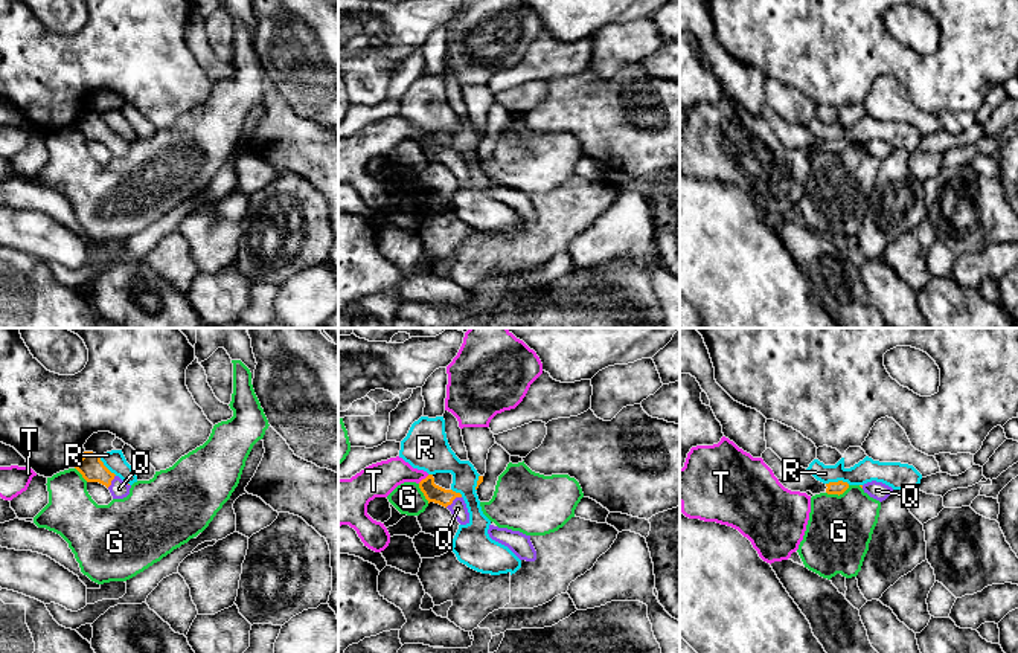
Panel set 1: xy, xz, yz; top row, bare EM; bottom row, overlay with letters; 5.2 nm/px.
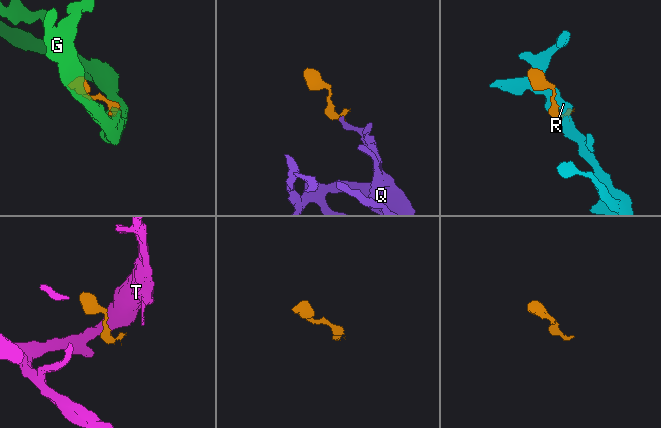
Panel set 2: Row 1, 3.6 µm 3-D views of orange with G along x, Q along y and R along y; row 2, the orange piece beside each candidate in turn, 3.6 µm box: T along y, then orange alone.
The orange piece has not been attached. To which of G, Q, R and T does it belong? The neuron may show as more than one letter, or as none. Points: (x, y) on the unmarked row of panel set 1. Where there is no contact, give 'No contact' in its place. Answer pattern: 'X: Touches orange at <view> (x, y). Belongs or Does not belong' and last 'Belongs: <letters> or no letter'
G: Touches orange at yz (837, 151). Does not belong
Q: Touches orange at xz (453, 157). Belongs
R: Touches orange at yz (838, 139). Does not belong
T: Touches orange at xz (422, 138). Does not belong
Belongs: Q

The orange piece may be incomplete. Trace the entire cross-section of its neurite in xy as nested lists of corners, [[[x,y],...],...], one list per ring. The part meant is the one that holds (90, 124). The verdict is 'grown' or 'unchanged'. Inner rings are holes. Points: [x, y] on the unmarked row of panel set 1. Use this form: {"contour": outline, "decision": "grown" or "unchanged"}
{"contour": [[[84,110],[75,127],[87,140],[99,140],[105,143],[113,157],[123,157],[130,153],[131,143],[111,131],[101,119],[101,114],[93,110]]], "decision": "grown"}

